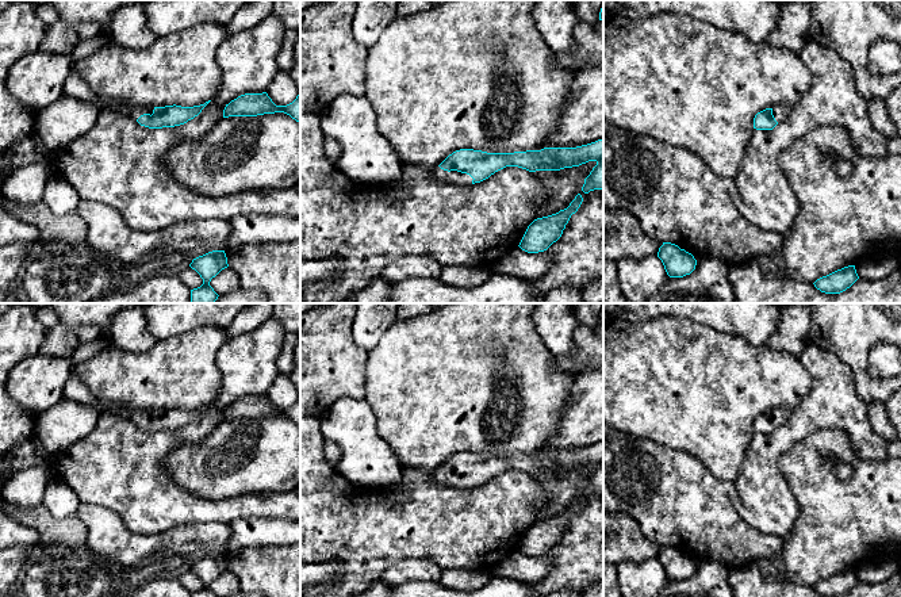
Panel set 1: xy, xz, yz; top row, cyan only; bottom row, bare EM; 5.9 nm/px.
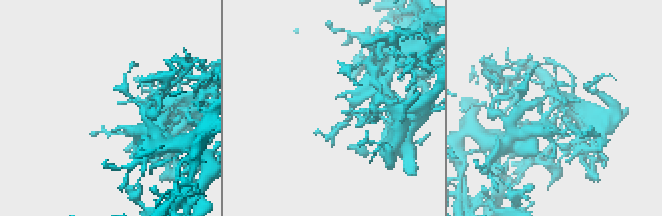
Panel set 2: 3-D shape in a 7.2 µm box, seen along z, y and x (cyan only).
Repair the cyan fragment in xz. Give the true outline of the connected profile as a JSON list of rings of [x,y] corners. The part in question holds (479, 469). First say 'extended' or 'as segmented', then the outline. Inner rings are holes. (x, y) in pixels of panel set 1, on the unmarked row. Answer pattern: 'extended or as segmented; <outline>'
extended; [[[603,441],[576,451],[544,451],[514,456],[460,452],[433,472],[432,482],[465,490],[480,486],[506,470],[518,470],[529,475],[560,474],[588,464],[597,466],[582,490],[582,494],[588,497],[603,493]]]

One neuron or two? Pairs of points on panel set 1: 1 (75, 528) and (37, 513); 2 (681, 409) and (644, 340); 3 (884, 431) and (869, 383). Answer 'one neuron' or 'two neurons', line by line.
1: one neuron
2: one neuron
3: two neurons

